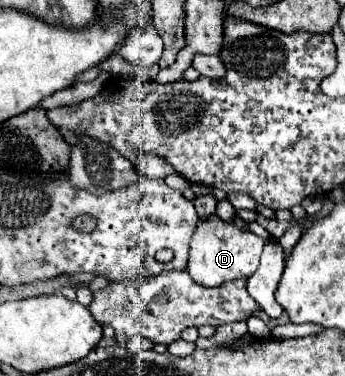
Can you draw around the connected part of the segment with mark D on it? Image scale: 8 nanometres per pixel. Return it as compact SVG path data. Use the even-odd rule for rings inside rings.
M217 214L201 218L191 238L191 254L187 272L203 286L221 286L237 278L249 278L257 266L263 250L263 238L251 234L247 228L239 228L235 222L225 222Z

